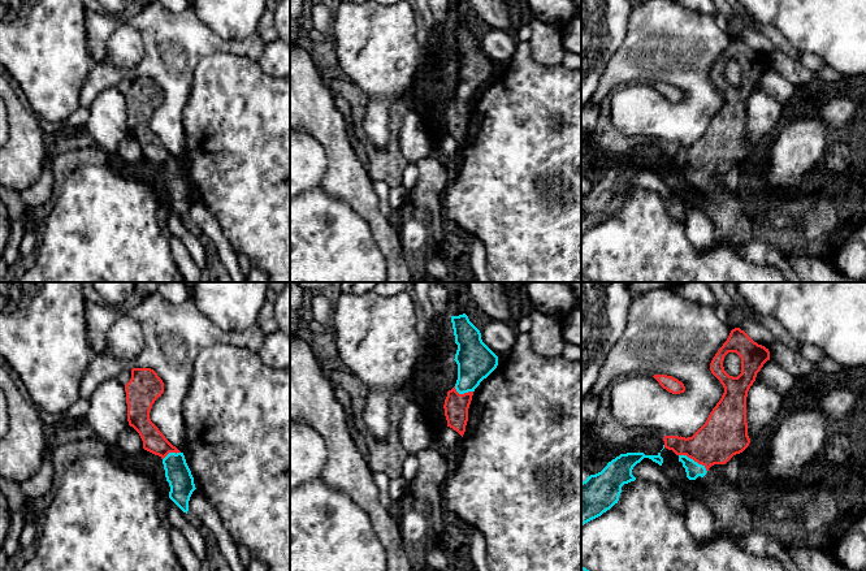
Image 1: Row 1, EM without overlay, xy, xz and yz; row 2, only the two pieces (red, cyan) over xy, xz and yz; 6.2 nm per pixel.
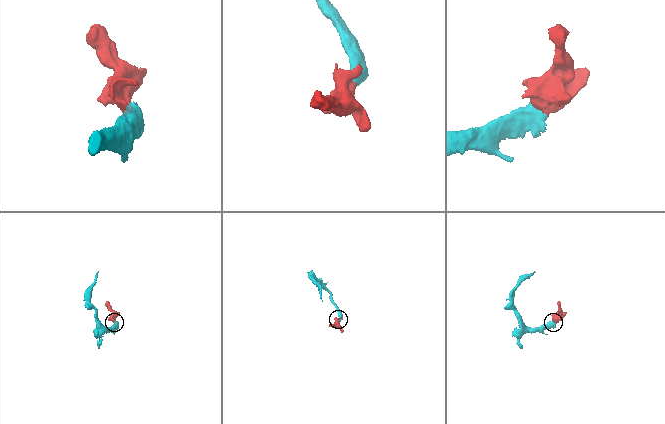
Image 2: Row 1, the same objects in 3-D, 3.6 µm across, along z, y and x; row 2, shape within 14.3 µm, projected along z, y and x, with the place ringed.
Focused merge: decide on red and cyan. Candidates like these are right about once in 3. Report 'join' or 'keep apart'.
join

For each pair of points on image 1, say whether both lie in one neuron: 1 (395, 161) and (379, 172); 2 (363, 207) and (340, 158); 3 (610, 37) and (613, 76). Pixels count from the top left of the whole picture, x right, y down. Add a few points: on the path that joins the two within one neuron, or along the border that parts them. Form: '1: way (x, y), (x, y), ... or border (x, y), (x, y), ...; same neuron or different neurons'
1: way (392, 163), (382, 168); same neuron
2: way (359, 195), (345, 177), (343, 169); same neuron
3: border (627, 29), (626, 38), (609, 60), (600, 83); different neurons

